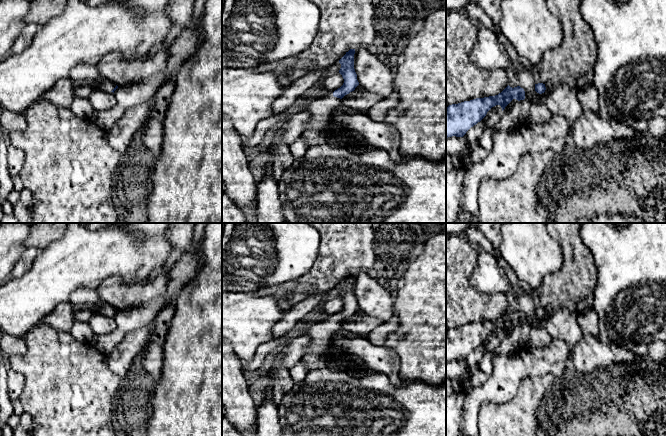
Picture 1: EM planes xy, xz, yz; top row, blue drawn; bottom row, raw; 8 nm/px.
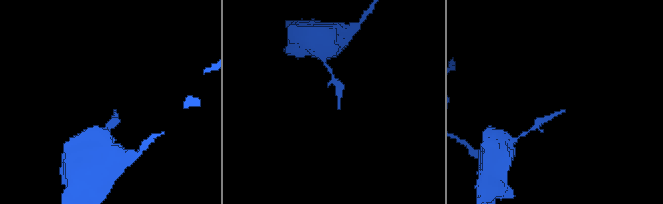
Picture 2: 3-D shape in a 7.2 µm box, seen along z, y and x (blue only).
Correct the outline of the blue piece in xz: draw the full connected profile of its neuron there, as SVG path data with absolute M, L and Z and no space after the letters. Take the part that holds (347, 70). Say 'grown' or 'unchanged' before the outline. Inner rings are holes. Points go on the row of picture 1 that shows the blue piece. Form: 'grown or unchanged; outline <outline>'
grown; outline M350 49L339 60L341 64L339 73L344 79L343 85L335 90L332 96L316 98L307 107L311 113L311 119L302 133L302 137L308 142L309 148L326 143L328 122L332 110L339 107L342 104L342 98L359 85L354 69L354 54L355 49Z

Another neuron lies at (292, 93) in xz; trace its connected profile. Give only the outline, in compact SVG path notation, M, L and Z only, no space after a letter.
M326 68L311 70L307 75L287 86L281 96L272 104L274 115L292 108L307 89L311 88L319 79L323 78L326 70Z

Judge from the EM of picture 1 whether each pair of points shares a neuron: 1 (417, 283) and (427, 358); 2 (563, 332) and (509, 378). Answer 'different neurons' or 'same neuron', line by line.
1: same neuron
2: different neurons

